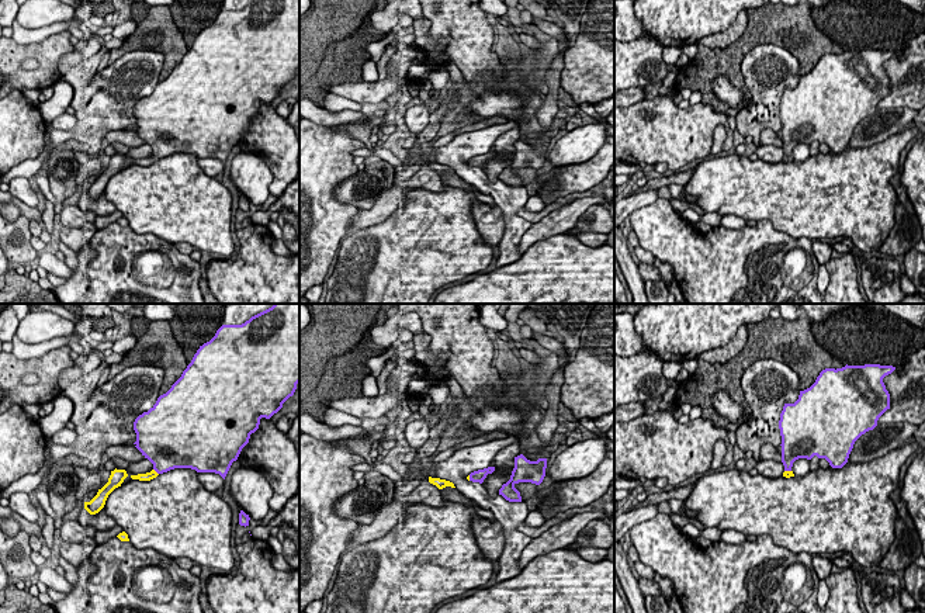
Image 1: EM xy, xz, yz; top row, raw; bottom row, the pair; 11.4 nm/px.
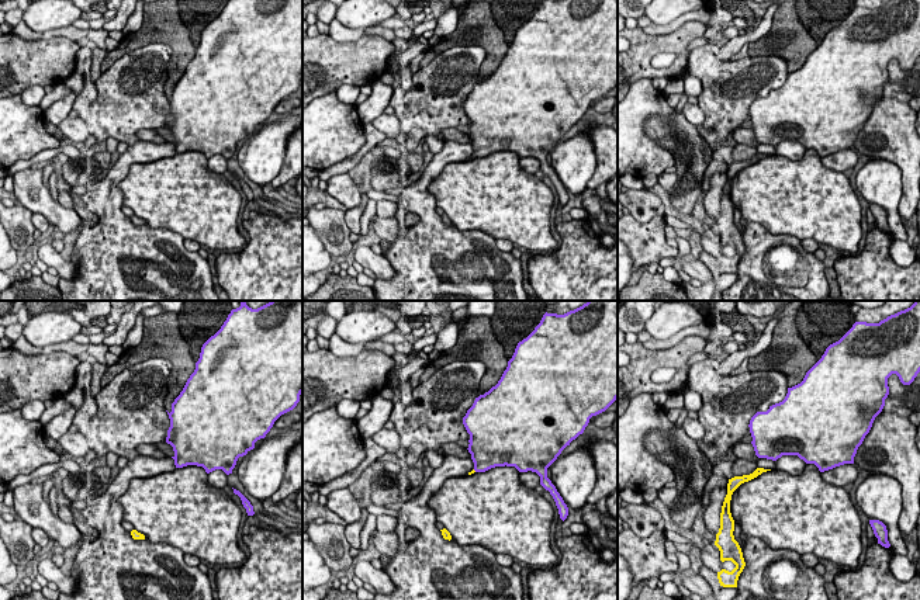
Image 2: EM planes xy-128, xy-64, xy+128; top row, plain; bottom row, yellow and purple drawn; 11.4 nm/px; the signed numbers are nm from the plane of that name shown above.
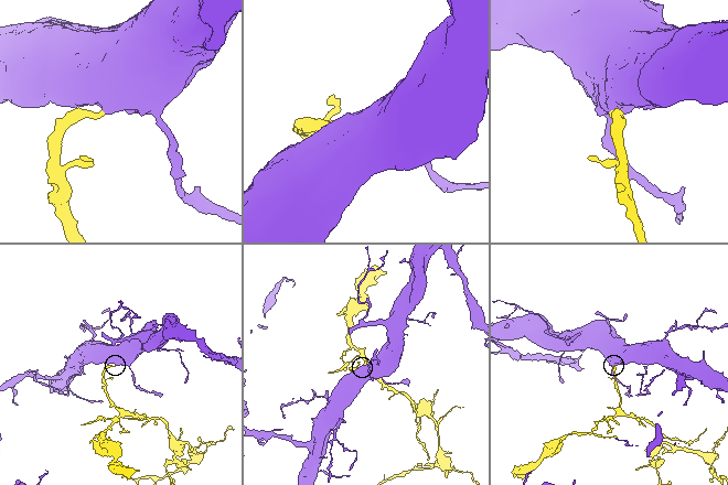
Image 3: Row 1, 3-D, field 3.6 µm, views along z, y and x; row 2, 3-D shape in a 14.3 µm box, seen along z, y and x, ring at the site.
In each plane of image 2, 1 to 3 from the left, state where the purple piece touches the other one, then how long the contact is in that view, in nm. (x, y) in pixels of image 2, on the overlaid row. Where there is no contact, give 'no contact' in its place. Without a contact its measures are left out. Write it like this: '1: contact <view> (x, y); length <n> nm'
1: no contact
2: no contact
3: no contact

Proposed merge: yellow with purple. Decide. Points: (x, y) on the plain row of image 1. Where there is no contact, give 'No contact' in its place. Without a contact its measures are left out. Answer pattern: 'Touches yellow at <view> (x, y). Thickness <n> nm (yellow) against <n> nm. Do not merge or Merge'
Touches yellow at xy (155, 156). Thickness 100 nm (yellow) against 400 nm. Merge

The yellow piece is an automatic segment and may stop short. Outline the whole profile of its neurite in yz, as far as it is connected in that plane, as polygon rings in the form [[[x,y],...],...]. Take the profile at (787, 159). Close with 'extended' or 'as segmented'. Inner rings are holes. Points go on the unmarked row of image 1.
[[[865,49],[825,53],[815,67],[800,76],[794,89],[784,89],[779,114],[782,121],[783,162],[794,162],[791,152],[798,143],[825,143],[832,153],[842,153],[855,127],[877,111],[879,103],[890,94],[890,79],[883,63],[895,55],[893,51]]]; extended

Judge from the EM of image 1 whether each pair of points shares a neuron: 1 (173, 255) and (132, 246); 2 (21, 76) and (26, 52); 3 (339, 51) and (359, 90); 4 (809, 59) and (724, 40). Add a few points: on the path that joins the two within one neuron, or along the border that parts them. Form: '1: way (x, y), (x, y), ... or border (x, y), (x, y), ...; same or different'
1: way (163, 246), (142, 245); same
2: way (17, 71), (17, 61), (20, 58); same
3: border (363, 80), (325, 85), (324, 92); different
4: border (748, 14), (745, 30), (728, 45), (700, 44); different

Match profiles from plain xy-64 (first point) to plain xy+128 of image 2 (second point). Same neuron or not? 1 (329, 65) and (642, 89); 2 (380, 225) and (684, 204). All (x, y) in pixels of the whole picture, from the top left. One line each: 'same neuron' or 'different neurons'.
1: different neurons
2: different neurons

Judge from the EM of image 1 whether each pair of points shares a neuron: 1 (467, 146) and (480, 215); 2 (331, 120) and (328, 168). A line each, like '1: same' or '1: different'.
1: different
2: different

